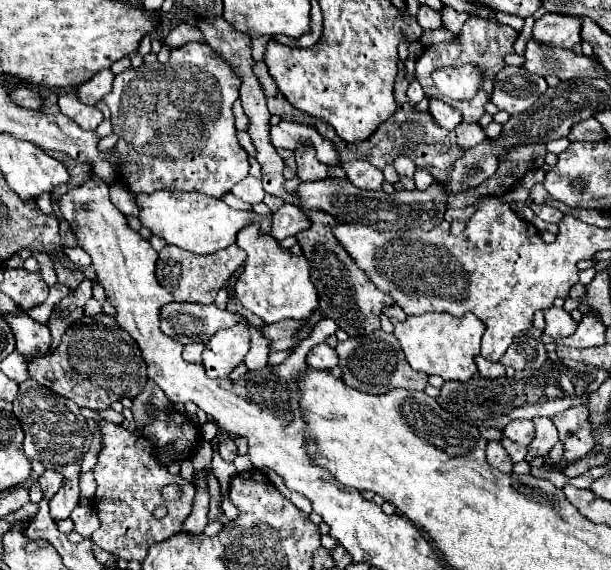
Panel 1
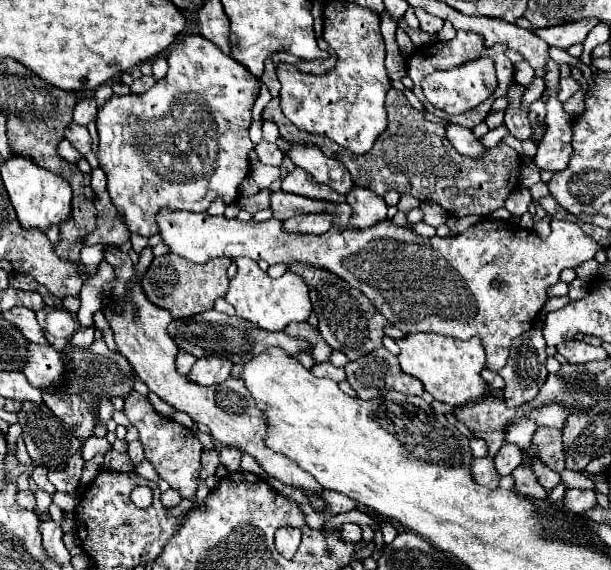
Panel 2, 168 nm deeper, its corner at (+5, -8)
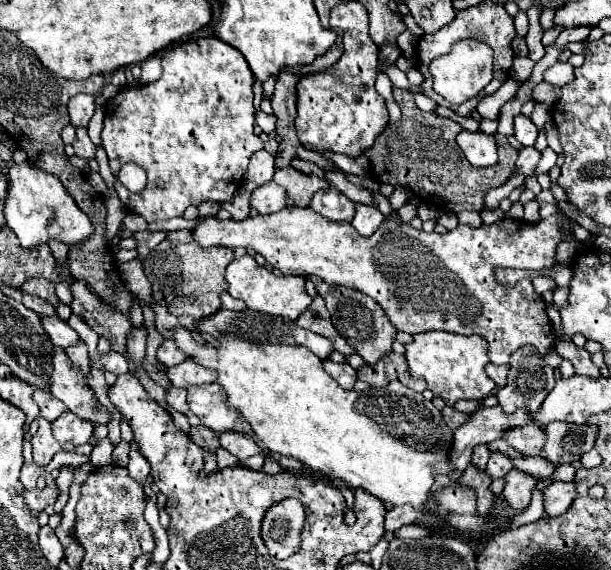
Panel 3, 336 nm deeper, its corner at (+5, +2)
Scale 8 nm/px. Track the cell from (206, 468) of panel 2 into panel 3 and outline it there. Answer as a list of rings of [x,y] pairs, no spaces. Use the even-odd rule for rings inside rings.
[[[203,424],[193,426],[193,428],[189,430],[189,438],[191,438],[197,446],[201,446],[203,450],[209,450],[209,452],[215,452],[215,450],[219,448],[219,438],[217,438],[217,436],[219,436],[217,432],[209,430],[209,428],[203,426]]]

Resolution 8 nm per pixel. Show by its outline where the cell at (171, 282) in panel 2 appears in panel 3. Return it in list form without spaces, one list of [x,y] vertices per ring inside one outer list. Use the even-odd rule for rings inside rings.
[[[163,240],[161,244],[157,244],[149,256],[143,262],[145,268],[145,276],[149,278],[149,282],[153,284],[153,290],[159,290],[163,294],[175,292],[181,296],[179,302],[175,302],[169,312],[181,316],[181,314],[189,314],[195,320],[201,318],[209,318],[213,314],[217,314],[221,310],[221,300],[219,296],[227,290],[227,280],[225,280],[225,268],[229,262],[233,262],[235,254],[231,248],[199,248],[199,244],[189,242],[177,242],[177,240]]]

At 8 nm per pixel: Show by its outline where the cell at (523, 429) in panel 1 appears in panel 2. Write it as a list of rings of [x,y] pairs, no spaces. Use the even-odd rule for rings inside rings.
[[[505,444],[503,448],[499,448],[497,456],[493,458],[497,472],[499,472],[501,476],[511,474],[511,472],[523,462],[523,456],[521,456],[521,454],[523,454],[523,450],[517,448],[517,446],[511,446],[511,444]]]

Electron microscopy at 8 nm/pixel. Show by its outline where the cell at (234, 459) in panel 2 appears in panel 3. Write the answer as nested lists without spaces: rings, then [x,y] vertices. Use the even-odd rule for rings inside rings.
[[[223,432],[219,434],[219,442],[225,450],[229,450],[233,456],[237,456],[239,460],[249,458],[253,454],[261,454],[259,444],[247,436],[247,434],[239,434],[239,432]]]

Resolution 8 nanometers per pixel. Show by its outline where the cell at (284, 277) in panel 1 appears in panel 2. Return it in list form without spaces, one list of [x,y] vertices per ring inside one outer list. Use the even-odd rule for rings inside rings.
[[[237,258],[235,264],[237,264],[237,276],[231,280],[225,300],[237,310],[239,318],[245,318],[251,324],[271,332],[281,332],[289,322],[305,322],[309,318],[311,302],[309,302],[309,290],[303,278],[287,270],[281,278],[273,280],[267,272],[259,268],[255,260],[249,260],[249,258]]]

